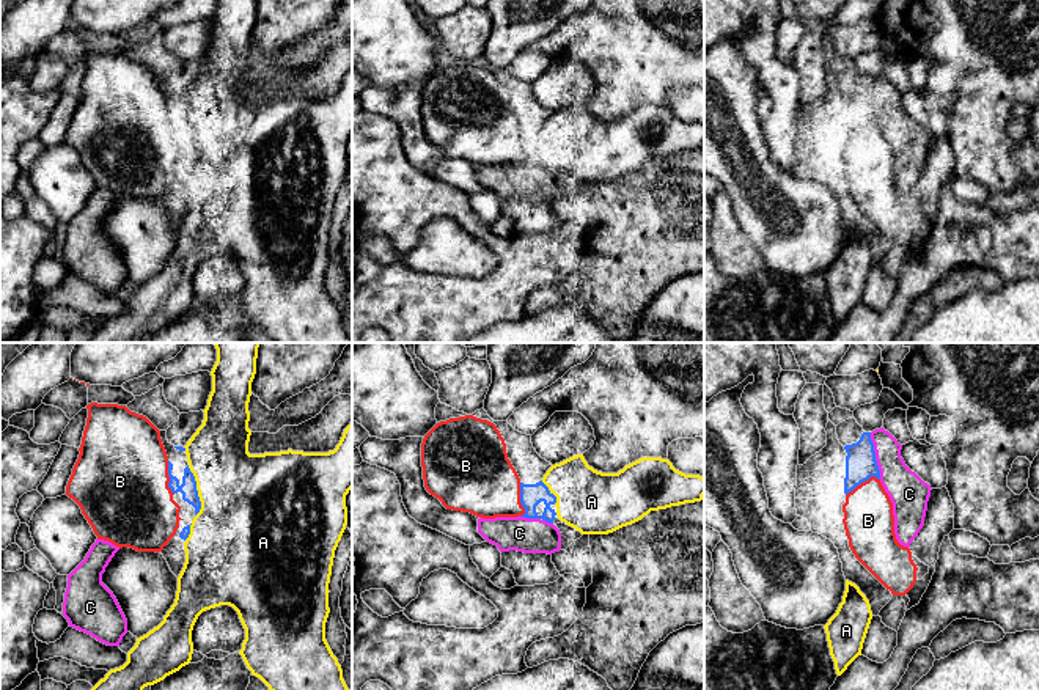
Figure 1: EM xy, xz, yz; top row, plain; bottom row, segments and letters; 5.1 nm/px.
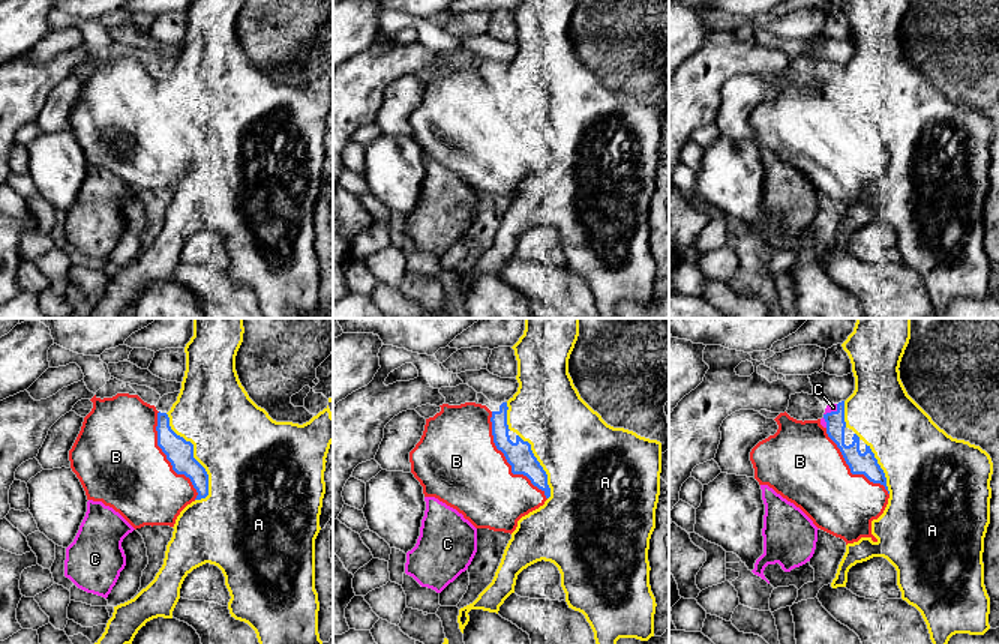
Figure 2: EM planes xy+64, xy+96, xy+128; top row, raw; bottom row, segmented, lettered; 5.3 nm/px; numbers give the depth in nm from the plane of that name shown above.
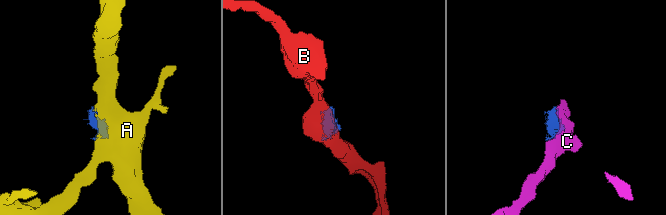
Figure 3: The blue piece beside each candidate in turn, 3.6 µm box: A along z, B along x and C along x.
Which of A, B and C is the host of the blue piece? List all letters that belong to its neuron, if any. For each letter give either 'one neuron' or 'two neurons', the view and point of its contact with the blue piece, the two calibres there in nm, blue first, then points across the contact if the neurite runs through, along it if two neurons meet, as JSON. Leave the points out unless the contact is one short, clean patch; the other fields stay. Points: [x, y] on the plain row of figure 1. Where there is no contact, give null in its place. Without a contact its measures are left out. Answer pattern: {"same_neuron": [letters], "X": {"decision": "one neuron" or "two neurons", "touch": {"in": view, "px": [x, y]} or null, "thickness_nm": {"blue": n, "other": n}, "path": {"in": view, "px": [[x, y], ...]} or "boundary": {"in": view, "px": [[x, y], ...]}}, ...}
{"same_neuron": ["B"], "A": {"decision": "two neurons", "touch": {"in": "xy", "px": [197, 139]}, "thickness_nm": {"blue": 80, "other": 460}}, "B": {"decision": "one neuron", "touch": {"in": "xz", "px": [521, 148]}, "thickness_nm": {"blue": 110, "other": 360}}, "C": {"decision": "two neurons", "touch": {"in": "yz", "px": [874, 104]}, "thickness_nm": {"blue": 160, "other": 190}, "boundary": {"in": "yz", "px": [[870, 80], [881, 126]]}}}

